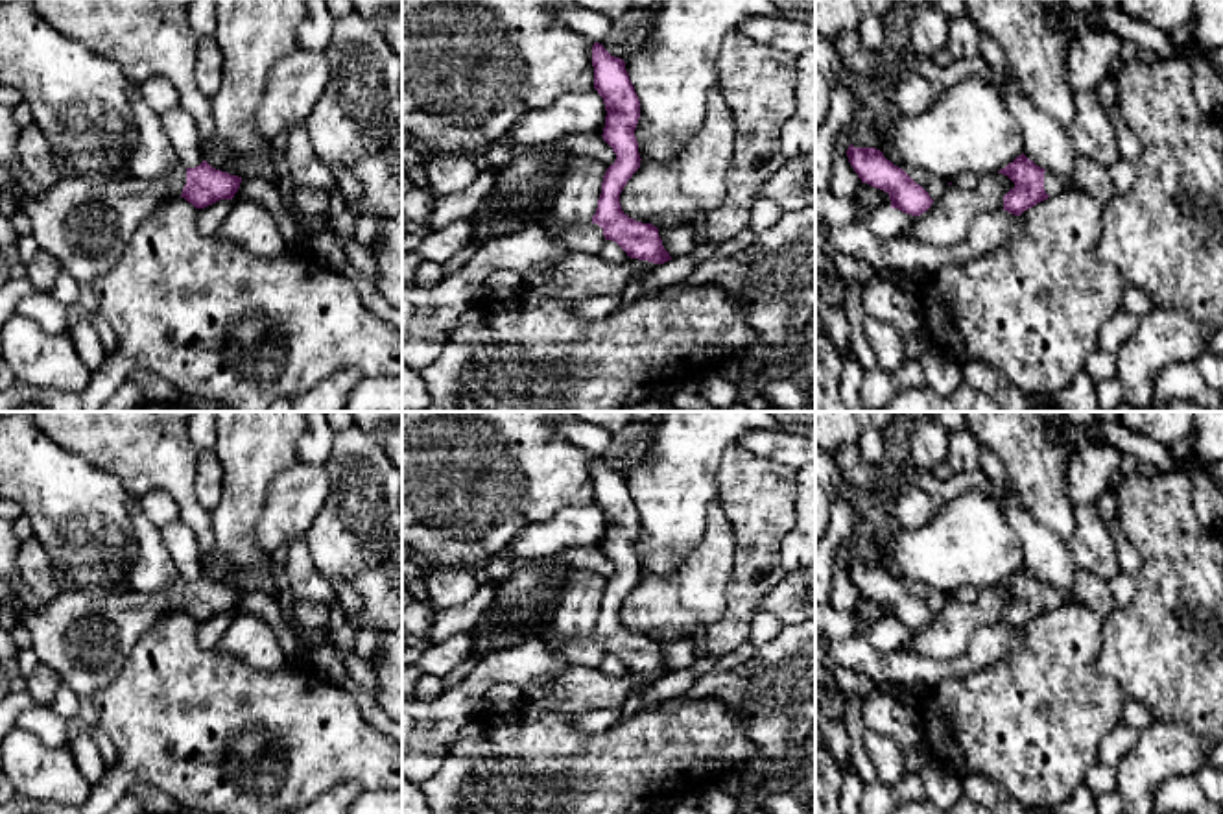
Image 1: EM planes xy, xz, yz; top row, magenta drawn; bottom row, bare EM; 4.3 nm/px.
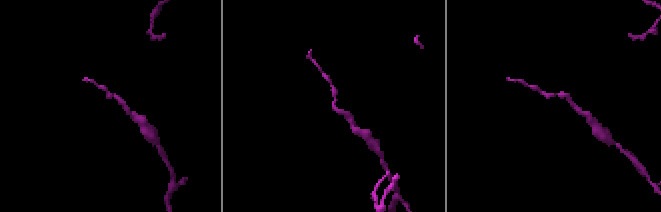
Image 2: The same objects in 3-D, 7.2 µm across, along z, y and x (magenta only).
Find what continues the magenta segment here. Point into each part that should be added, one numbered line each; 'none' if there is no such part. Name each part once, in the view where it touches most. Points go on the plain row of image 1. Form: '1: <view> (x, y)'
1: xy (83, 635)

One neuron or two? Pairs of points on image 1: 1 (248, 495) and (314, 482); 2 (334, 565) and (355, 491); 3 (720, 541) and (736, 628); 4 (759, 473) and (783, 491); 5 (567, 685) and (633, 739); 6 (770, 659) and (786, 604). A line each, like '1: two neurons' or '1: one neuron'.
1: two neurons
2: one neuron
3: two neurons
4: one neuron
5: two neurons
6: two neurons

